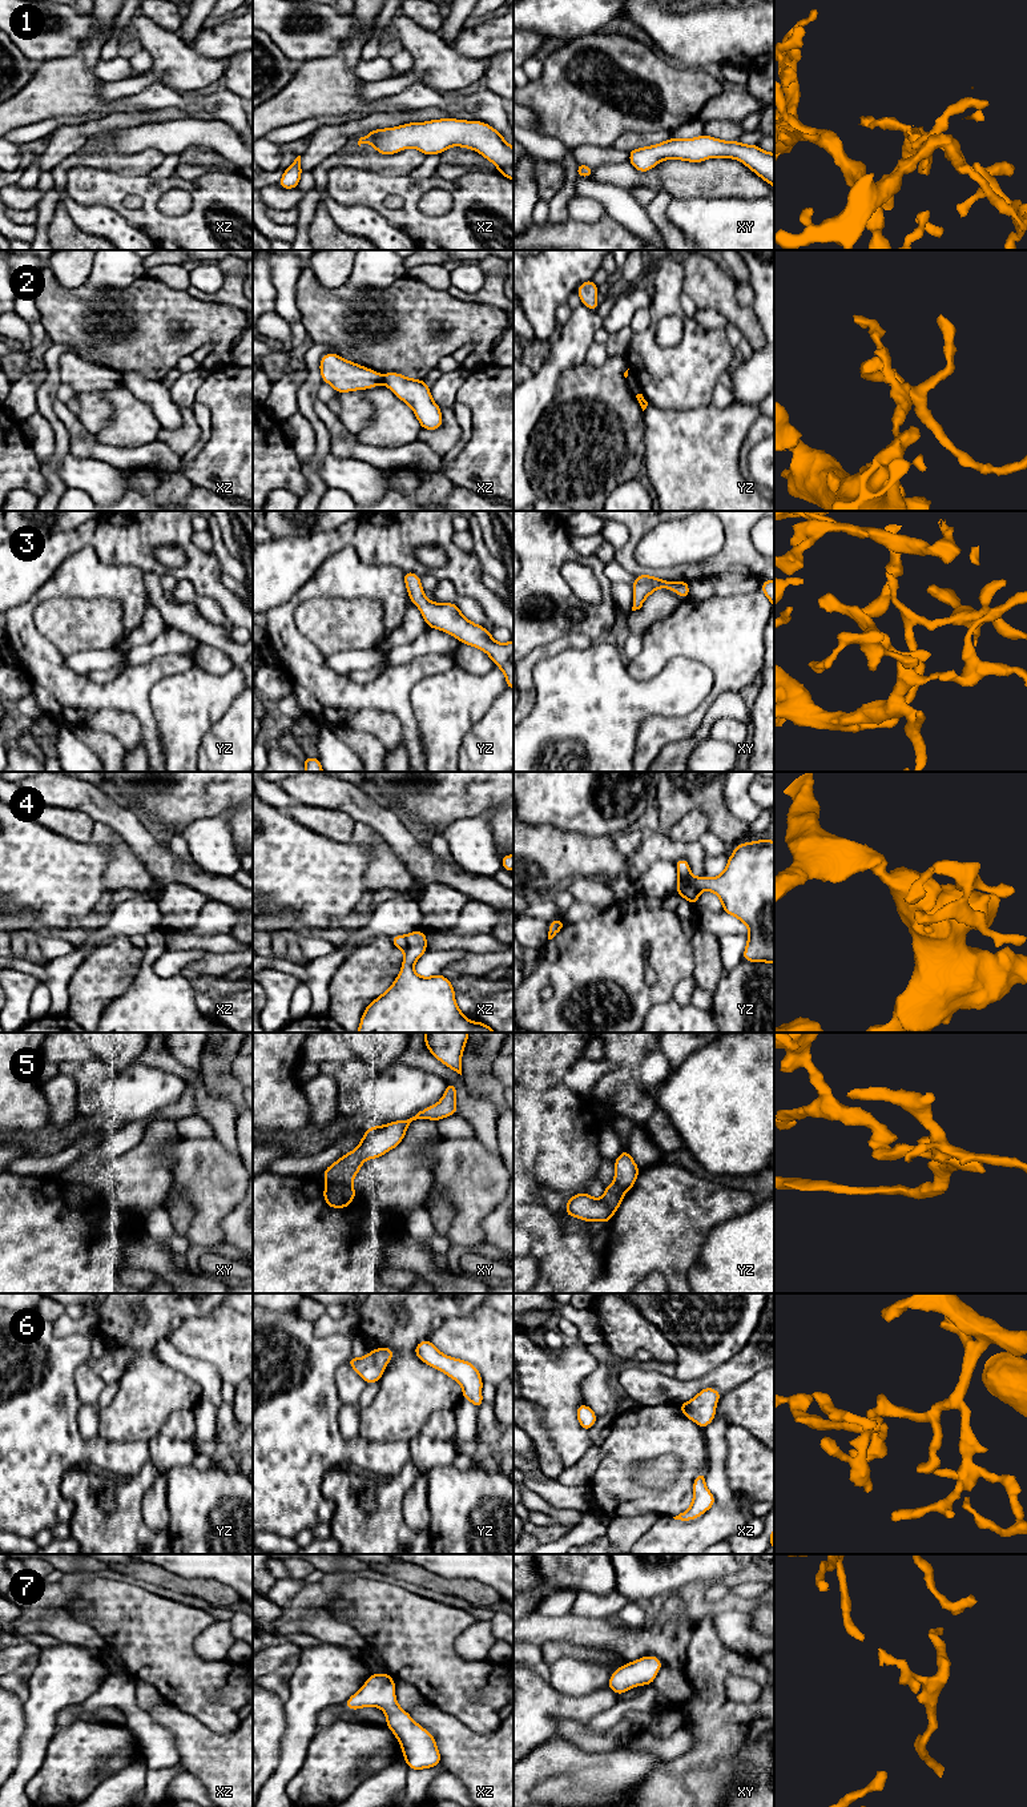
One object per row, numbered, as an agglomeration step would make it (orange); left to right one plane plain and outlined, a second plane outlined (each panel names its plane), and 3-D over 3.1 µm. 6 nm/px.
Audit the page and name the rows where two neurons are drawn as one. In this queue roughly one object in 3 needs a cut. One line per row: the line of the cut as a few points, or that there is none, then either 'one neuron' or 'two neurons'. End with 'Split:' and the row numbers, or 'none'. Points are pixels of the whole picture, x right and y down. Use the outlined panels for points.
1: cut xz (375, 131), (371, 136); two neurons
2: cut xz (382, 375), (383, 382); two neurons
3: cut none; one neuron
4: cut yz (676, 889), (691, 885), (699, 893); two neurons
5: cut xy (326, 1183), (346, 1183), (351, 1186); two neurons
6: cut none; one neuron
7: cut none; one neuron
Split: 1, 2, 4, 5

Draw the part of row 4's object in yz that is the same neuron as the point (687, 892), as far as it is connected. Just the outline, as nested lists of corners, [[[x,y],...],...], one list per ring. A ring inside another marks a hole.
[[[689,885],[681,886],[678,890],[676,890],[676,894],[688,900],[693,906],[698,902],[698,894],[700,893]]]

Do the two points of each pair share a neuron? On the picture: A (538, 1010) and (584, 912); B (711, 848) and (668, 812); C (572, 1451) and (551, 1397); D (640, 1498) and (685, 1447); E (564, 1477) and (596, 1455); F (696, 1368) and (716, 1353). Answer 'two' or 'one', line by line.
A: two
B: two
C: one
D: one
E: one
F: one

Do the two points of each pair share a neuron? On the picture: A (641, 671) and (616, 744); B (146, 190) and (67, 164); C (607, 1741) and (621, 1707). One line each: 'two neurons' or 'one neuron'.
A: two neurons
B: two neurons
C: two neurons

